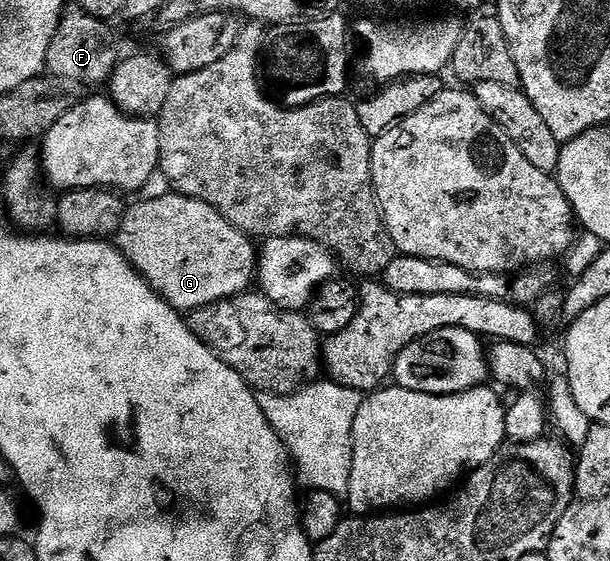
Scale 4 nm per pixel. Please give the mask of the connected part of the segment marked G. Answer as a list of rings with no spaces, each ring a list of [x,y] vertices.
[[[170,192],[161,199],[136,200],[135,206],[128,208],[121,219],[119,230],[115,232],[113,244],[119,250],[120,255],[136,269],[149,283],[149,287],[165,303],[169,303],[173,308],[178,309],[180,314],[189,315],[194,309],[200,309],[206,305],[212,305],[218,301],[224,301],[230,297],[236,297],[238,293],[246,293],[252,288],[257,277],[257,245],[248,234],[243,233],[233,223],[229,223],[216,209],[209,207],[209,203],[198,201],[192,197],[184,197],[182,193]]]

